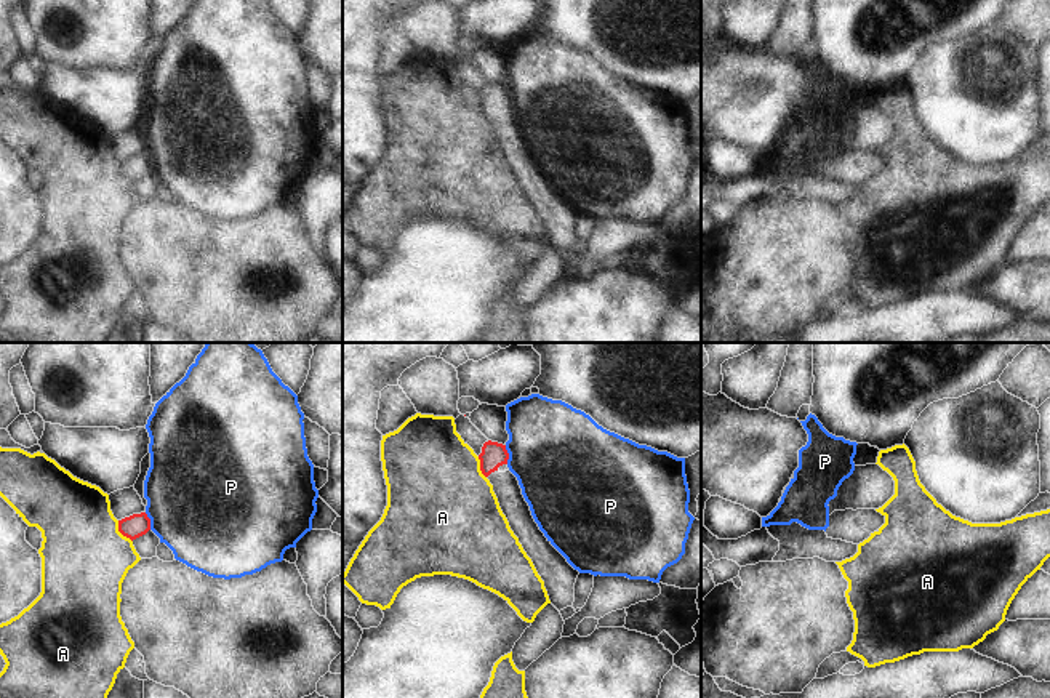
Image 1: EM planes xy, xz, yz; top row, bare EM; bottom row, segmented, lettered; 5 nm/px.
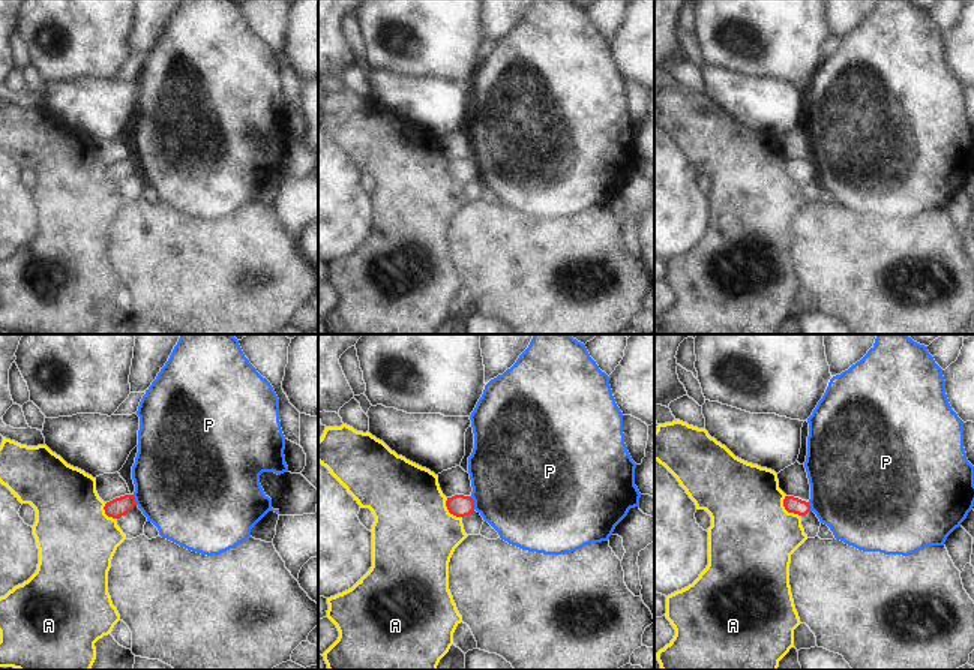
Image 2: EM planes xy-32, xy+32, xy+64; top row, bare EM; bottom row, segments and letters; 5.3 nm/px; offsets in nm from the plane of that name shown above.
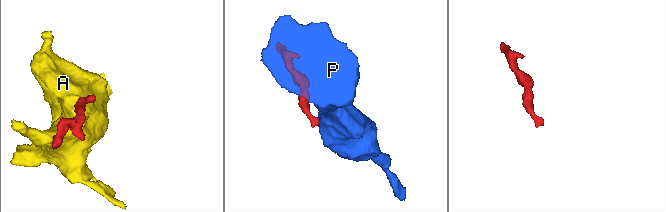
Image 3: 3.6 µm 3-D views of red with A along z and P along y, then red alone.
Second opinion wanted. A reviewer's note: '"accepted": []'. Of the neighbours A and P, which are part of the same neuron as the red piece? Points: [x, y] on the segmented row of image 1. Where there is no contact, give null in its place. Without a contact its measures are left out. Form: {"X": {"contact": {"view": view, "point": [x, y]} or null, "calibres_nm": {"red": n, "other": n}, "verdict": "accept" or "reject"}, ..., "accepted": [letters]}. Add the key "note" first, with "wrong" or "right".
{"note": "right", "A": {"contact": {"view": "xy", "point": [120, 532]}, "calibres_nm": {"red": 120, "other": 440}, "verdict": "reject"}, "P": {"contact": {"view": "xz", "point": [508, 455]}, "calibres_nm": {"red": 130, "other": 480}, "verdict": "reject"}, "accepted": []}

